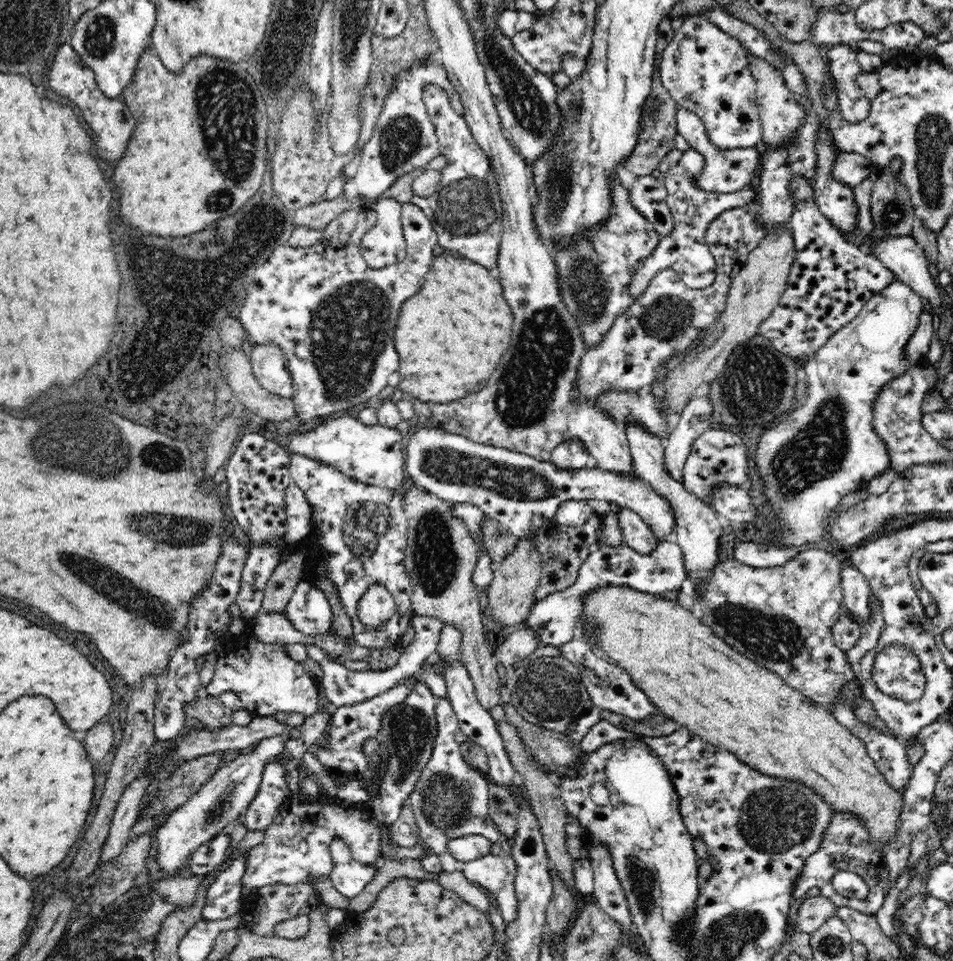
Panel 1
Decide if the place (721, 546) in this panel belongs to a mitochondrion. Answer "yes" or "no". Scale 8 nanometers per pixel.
no

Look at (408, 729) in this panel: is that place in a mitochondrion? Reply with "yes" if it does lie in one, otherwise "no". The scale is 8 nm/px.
yes

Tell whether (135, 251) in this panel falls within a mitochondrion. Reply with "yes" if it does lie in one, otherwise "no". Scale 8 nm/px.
no

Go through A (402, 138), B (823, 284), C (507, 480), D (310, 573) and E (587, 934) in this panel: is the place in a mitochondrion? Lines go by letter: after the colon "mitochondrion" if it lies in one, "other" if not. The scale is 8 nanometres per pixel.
A: mitochondrion
B: other
C: mitochondrion
D: other
E: other

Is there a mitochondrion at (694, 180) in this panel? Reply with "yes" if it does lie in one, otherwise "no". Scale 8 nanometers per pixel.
no

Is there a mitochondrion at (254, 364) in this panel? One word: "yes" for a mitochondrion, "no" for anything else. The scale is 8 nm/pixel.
no

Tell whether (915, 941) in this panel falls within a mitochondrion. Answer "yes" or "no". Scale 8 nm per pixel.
no

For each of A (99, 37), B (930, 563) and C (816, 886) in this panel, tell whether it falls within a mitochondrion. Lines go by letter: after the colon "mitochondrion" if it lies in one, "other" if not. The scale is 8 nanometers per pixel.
A: mitochondrion
B: other
C: other

